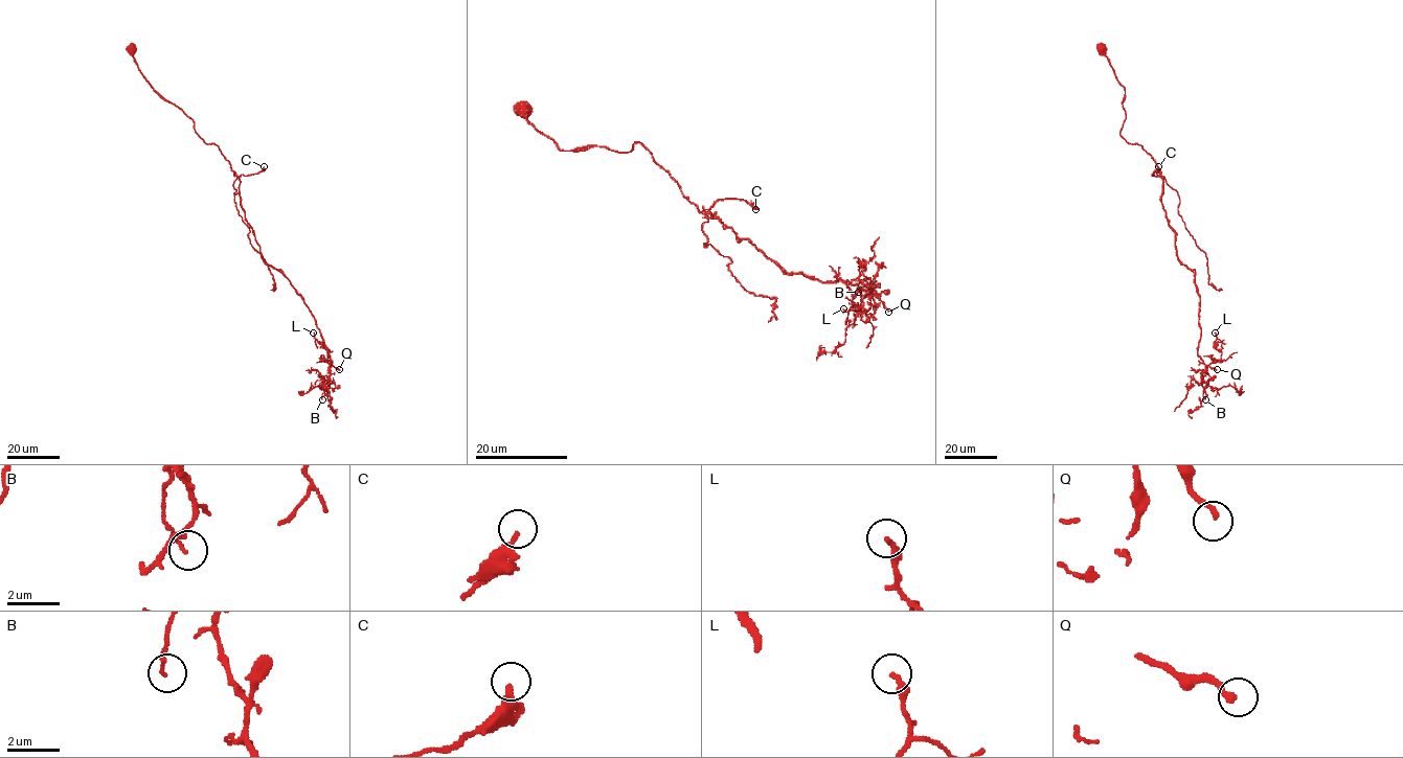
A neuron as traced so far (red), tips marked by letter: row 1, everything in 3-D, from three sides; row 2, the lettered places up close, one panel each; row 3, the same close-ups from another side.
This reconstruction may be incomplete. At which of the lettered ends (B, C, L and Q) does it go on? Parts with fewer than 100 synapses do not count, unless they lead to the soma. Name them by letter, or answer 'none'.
Q

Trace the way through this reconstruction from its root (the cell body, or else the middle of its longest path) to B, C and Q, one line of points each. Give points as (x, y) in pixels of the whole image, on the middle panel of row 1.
B: (524, 112), (563, 151), (629, 152), (640, 142), (700, 211), (788, 273), (870, 278), (873, 292), (858, 292)
C: (524, 112), (563, 151), (606, 146), (629, 152), (640, 142), (700, 211), (723, 199), (746, 200), (755, 209)
Q: (524, 112), (563, 151), (629, 152), (640, 142), (700, 211), (788, 273), (851, 284), (870, 278), (888, 312)

